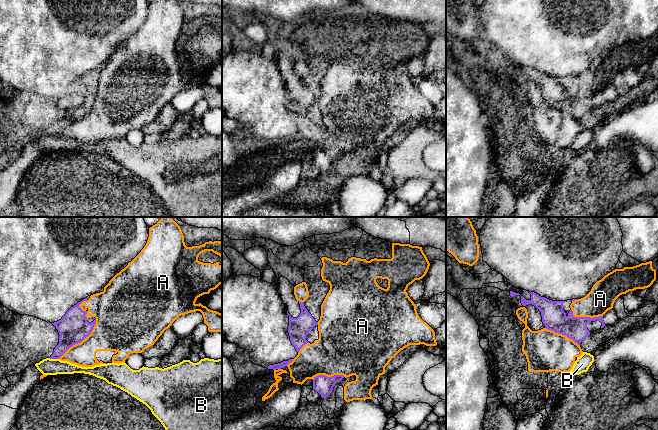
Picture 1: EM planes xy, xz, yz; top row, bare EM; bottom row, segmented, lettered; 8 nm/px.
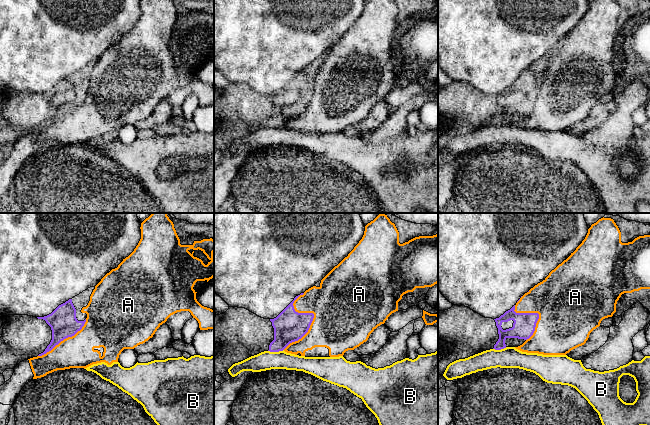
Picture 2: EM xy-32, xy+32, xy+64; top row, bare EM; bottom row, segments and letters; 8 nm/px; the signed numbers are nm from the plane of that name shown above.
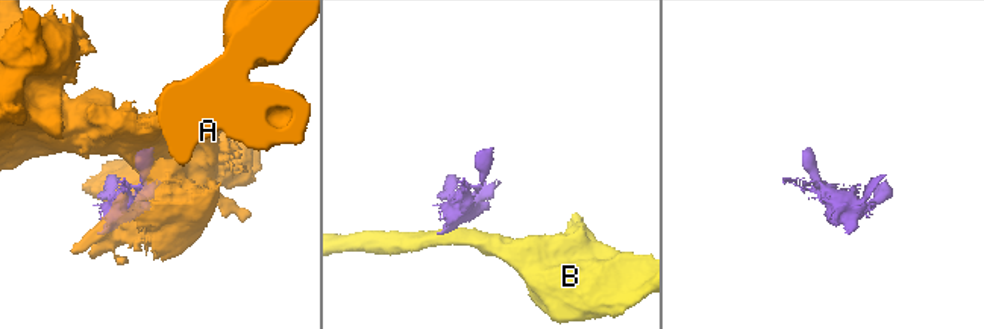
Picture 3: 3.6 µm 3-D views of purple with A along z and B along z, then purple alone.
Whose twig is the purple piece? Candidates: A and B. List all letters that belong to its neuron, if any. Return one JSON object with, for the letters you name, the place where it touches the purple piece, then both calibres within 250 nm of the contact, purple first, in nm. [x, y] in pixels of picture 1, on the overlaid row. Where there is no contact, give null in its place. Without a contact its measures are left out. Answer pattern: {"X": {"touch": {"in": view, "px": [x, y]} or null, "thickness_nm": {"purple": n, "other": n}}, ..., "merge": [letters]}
{"merge": []}

